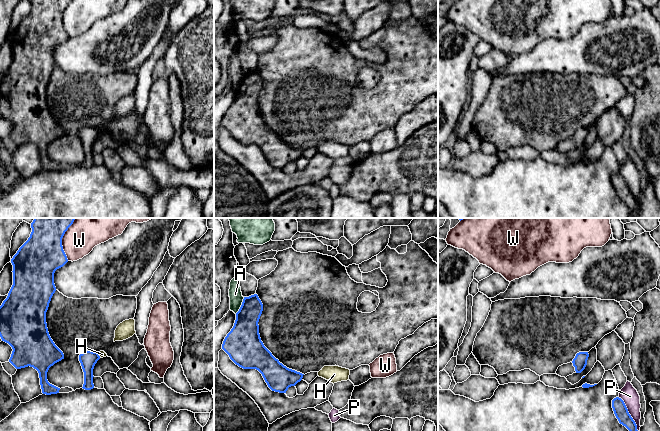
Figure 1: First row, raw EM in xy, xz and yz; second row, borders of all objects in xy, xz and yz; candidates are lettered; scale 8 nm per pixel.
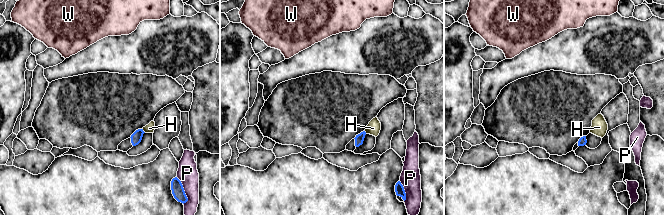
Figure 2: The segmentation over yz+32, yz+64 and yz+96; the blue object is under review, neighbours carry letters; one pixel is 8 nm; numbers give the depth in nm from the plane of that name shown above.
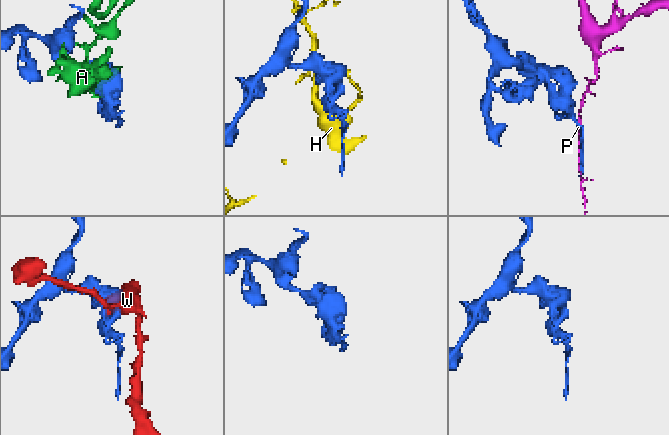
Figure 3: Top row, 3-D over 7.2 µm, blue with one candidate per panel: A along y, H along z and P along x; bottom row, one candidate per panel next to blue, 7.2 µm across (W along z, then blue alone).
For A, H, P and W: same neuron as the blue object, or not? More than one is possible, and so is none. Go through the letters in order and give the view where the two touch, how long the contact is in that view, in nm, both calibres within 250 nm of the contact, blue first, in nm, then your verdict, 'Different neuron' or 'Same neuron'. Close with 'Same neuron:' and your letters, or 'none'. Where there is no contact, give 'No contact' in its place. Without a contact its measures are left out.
A: Touches blue in xz. Shared border 150 nm. Thickness 240 nm (blue) against 110 nm. Different neuron
H: Touches blue in xy. Shared border 50 nm. Thickness 140 nm (blue) against 50 nm. Different neuron
P: Touches blue in yz. Shared border 340 nm. Thickness 110 nm (blue) against 140 nm. Different neuron
W: Touches blue in xy. Shared border 300 nm. Thickness 340 nm (blue) against 260 nm. Different neuron
Same neuron: none

